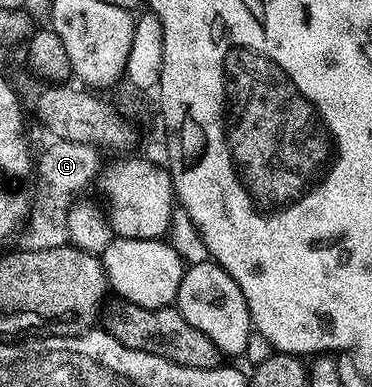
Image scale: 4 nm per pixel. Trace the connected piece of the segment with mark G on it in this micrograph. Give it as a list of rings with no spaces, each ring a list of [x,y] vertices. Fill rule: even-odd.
[[[53,140],[45,149],[39,161],[36,161],[36,175],[40,177],[40,193],[36,199],[36,205],[28,225],[28,243],[27,248],[32,251],[40,249],[52,249],[65,247],[69,244],[69,231],[66,228],[68,213],[75,203],[82,197],[82,191],[86,190],[93,182],[97,182],[102,171],[100,165],[101,152],[99,148],[92,146],[90,143],[70,142],[64,140]]]

